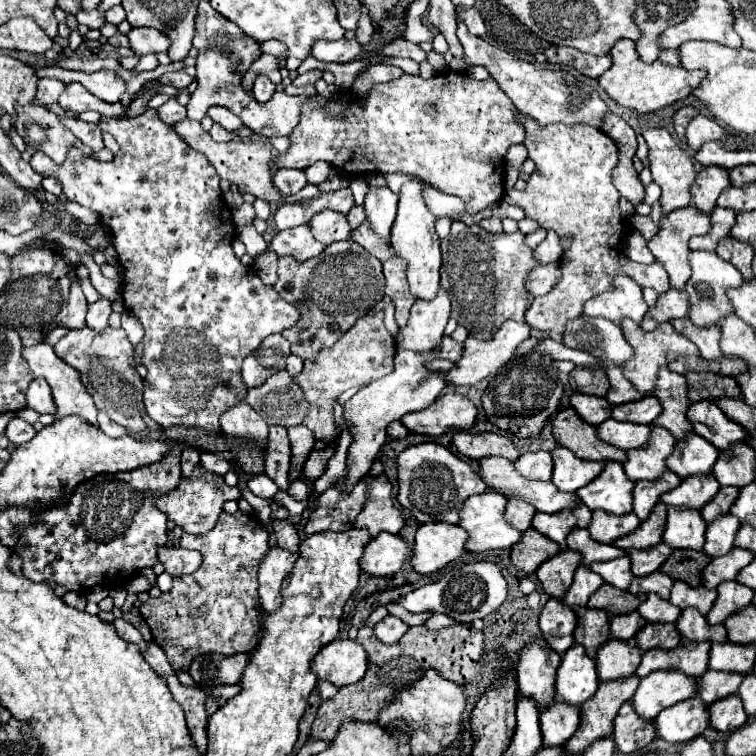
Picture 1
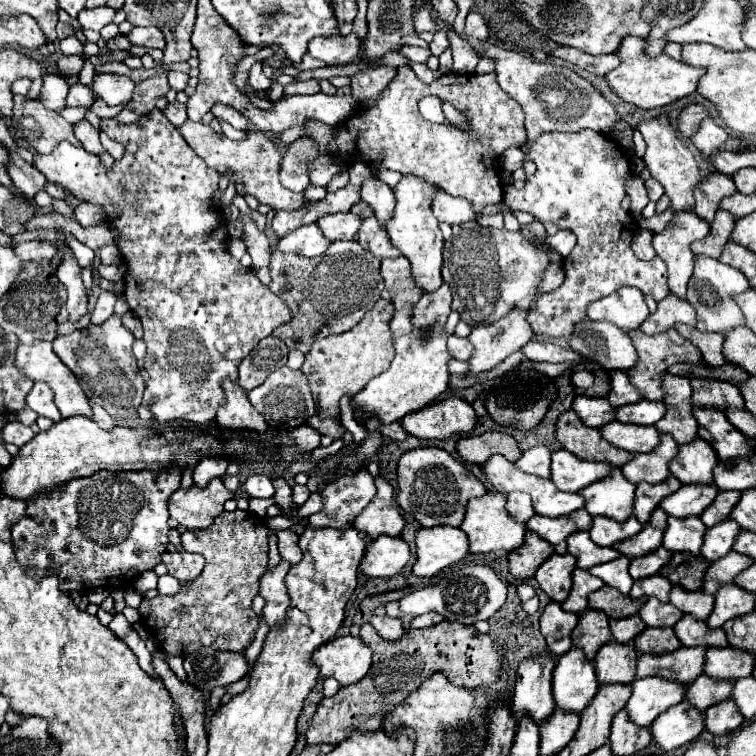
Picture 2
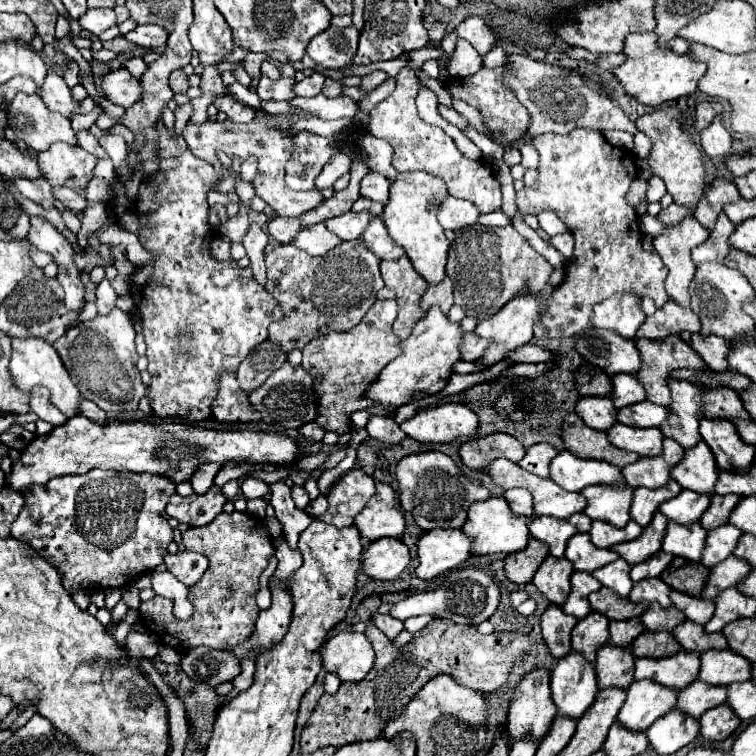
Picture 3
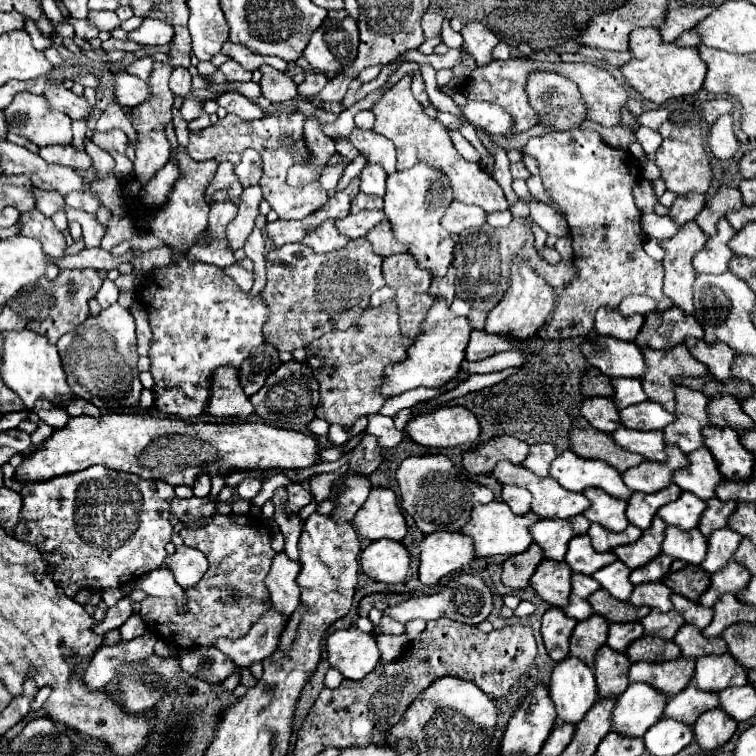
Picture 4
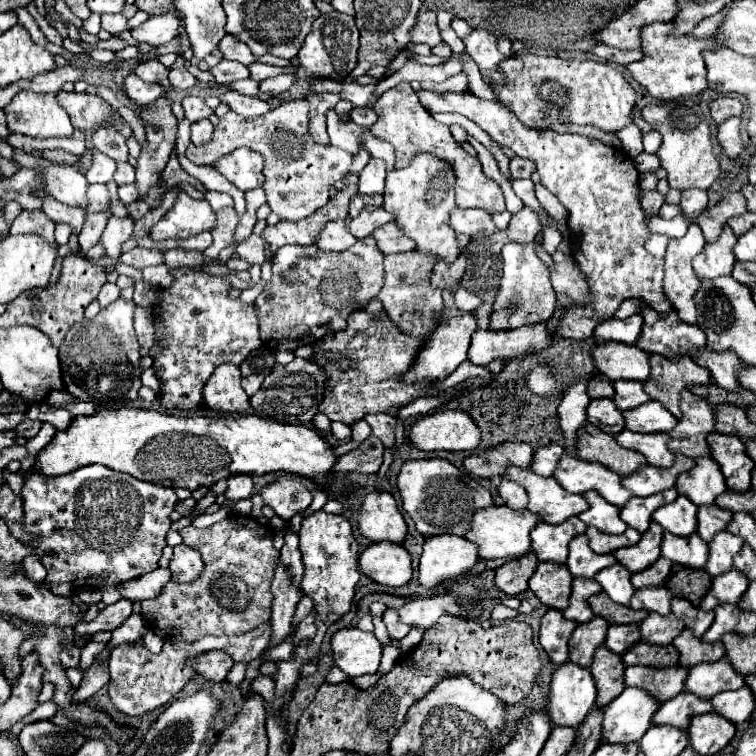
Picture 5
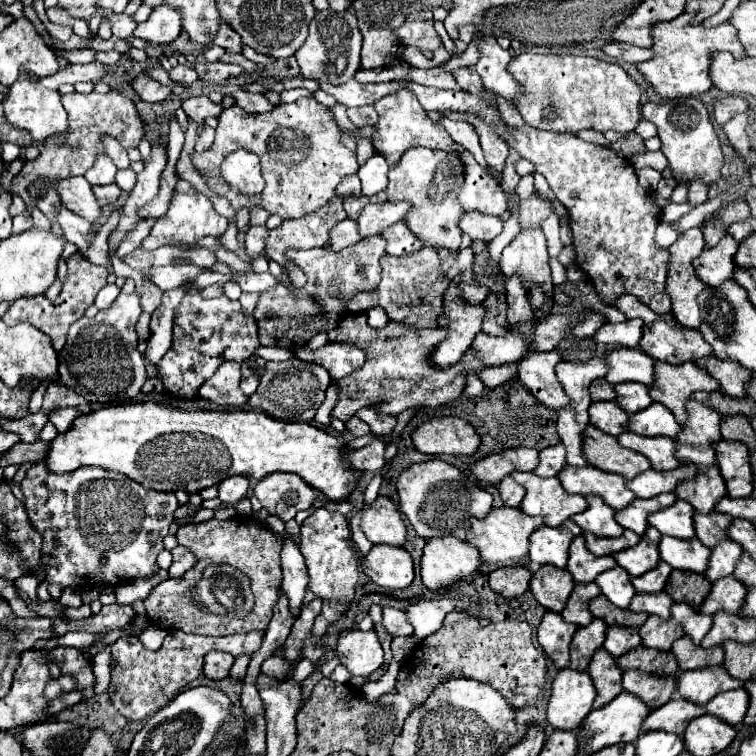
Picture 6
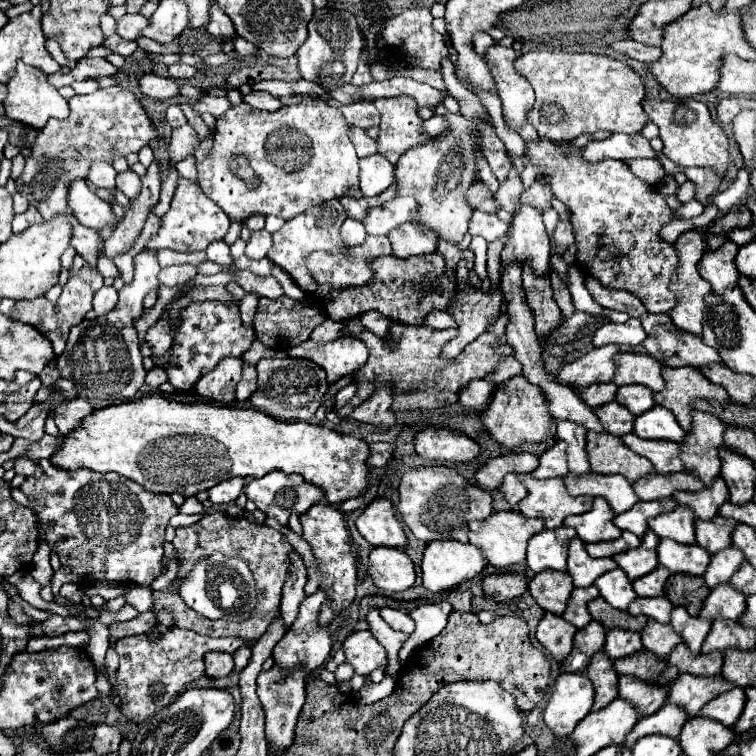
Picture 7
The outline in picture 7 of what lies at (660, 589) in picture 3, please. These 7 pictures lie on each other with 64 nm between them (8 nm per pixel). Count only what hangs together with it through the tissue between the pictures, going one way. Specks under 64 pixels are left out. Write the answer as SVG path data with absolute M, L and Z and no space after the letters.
M666 596L660 598L634 598L634 602L628 606L628 612L632 616L638 614L646 614L648 618L654 618L662 624L670 622L670 612L672 612L672 604Z

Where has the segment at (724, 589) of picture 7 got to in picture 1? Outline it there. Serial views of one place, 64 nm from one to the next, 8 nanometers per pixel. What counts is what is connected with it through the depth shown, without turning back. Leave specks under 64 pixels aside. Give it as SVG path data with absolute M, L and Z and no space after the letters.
M734 546L732 552L712 558L712 562L702 572L702 584L706 588L716 588L724 580L734 580L736 574L752 562L752 558L754 558L752 550Z

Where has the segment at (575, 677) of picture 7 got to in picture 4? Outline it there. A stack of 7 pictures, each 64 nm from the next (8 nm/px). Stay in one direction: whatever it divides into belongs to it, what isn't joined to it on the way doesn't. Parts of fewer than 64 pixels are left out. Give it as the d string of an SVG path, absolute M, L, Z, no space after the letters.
M568 656L554 666L548 688L558 720L570 724L578 724L598 698L592 668L574 656Z

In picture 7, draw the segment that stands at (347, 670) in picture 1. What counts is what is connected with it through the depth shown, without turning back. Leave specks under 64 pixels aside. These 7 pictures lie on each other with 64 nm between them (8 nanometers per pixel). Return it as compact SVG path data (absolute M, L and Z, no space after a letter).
M370 630L354 632L346 636L346 640L342 642L342 648L346 654L346 662L360 676L368 676L372 670L380 668L386 660L384 646L374 638Z

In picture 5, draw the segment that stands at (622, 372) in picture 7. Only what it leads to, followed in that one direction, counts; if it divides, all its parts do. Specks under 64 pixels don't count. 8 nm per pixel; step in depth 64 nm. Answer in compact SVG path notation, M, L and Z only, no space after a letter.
M598 342L590 348L590 354L592 354L594 366L612 382L620 378L644 382L650 376L648 354L634 344Z

